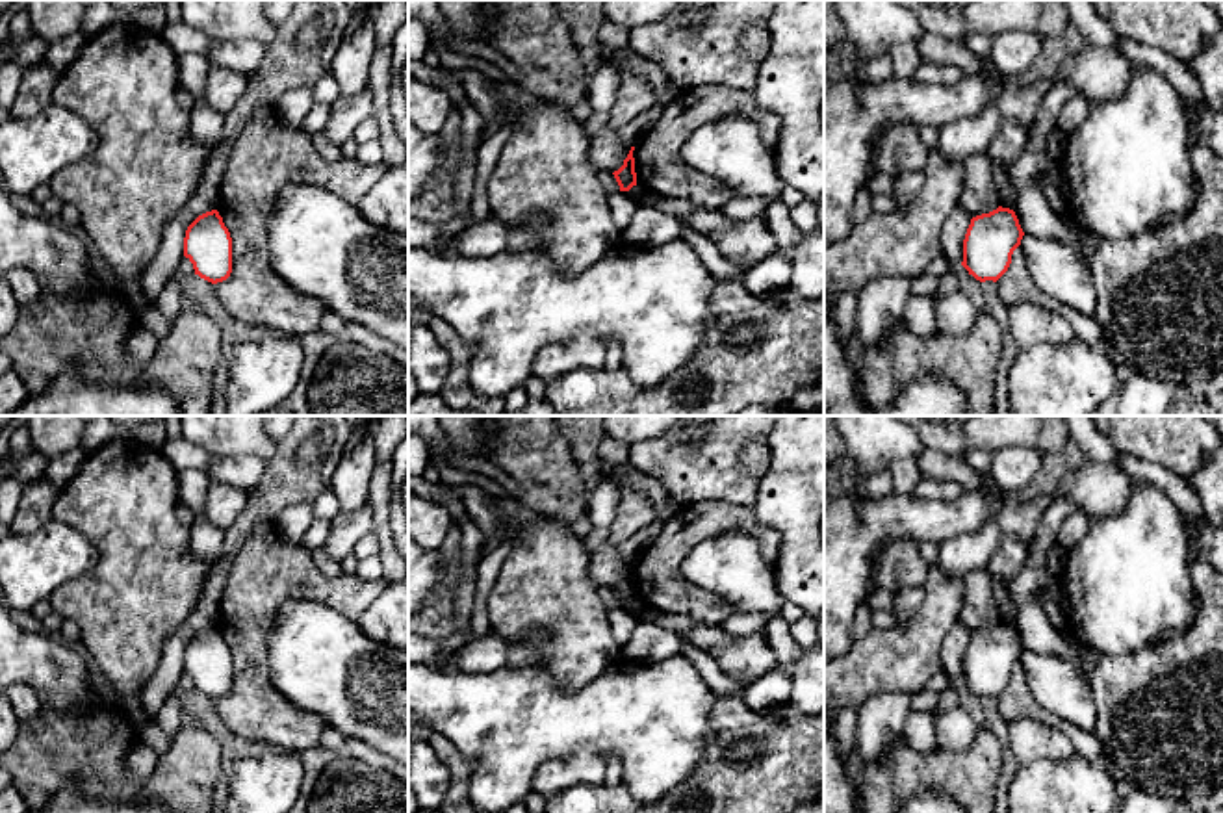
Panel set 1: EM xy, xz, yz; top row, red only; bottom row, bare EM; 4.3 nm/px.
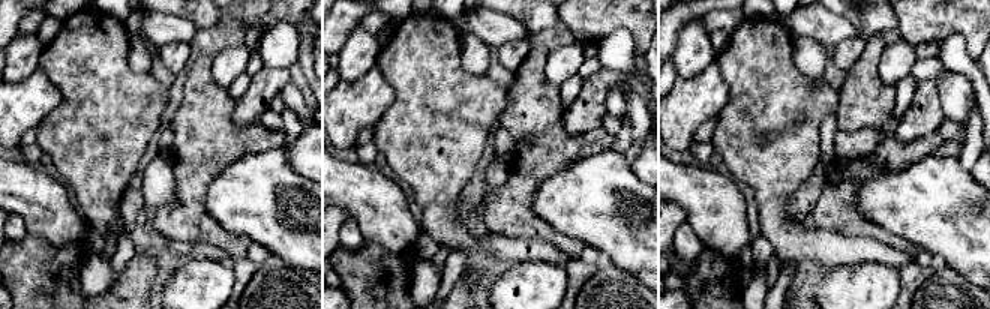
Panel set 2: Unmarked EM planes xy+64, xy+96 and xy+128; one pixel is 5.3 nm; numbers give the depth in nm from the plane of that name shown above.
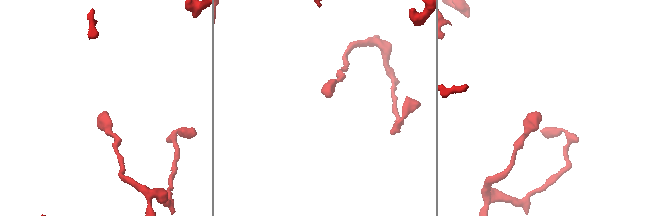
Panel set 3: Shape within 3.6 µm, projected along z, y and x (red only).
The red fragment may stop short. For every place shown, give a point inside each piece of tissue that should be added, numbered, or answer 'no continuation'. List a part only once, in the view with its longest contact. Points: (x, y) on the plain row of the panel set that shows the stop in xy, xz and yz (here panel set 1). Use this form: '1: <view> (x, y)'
no continuation

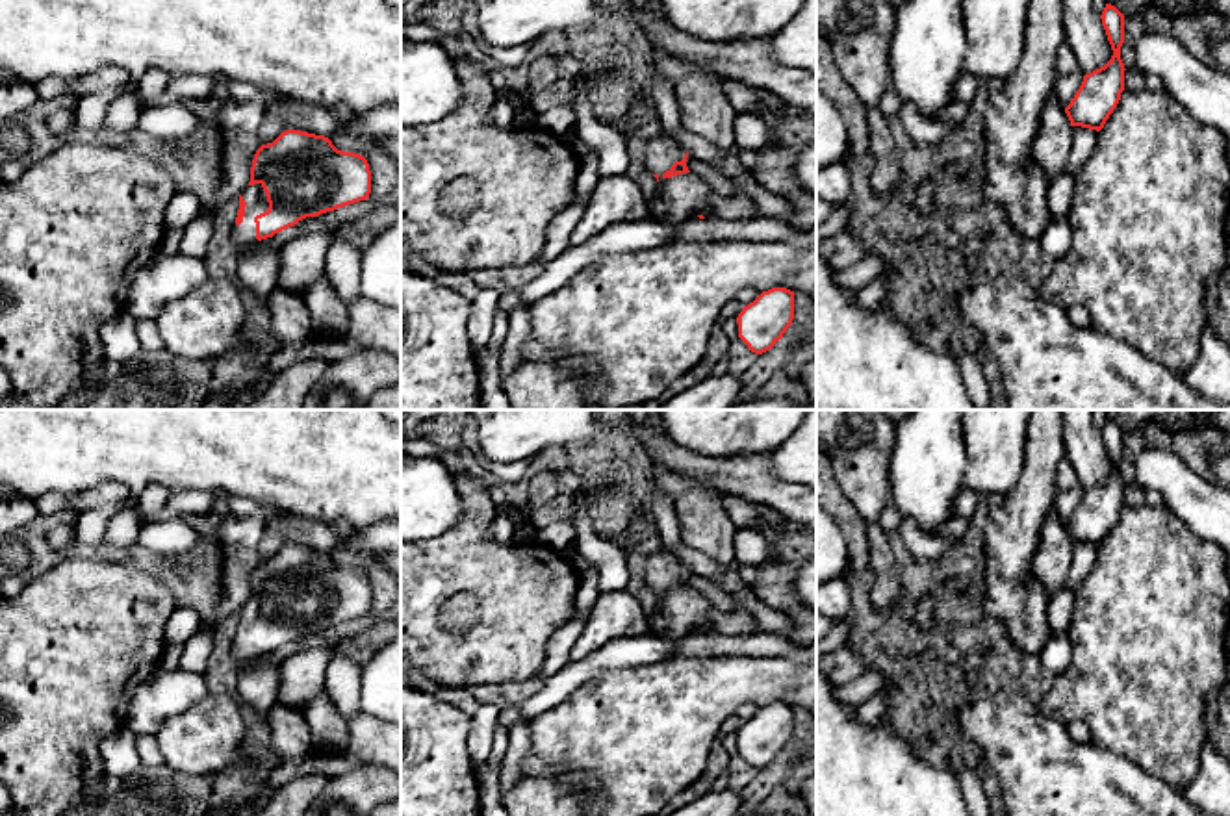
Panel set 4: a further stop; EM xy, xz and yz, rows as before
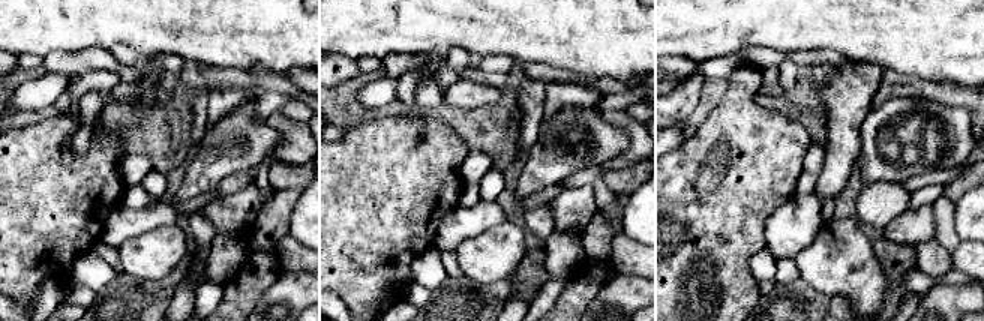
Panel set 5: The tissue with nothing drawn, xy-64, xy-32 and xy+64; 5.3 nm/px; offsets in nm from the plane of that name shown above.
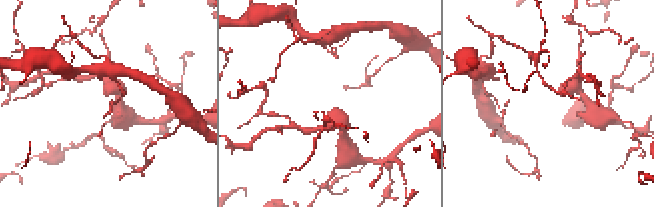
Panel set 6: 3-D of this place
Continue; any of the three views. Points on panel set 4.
1: xy (243, 651)

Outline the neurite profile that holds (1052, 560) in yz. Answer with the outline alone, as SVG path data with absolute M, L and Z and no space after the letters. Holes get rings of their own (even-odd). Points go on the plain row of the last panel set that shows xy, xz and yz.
M1054 508L1048 510L1039 529L1039 547L1031 558L1031 569L1044 584L1048 593L1059 592L1069 577L1072 564L1072 542Z

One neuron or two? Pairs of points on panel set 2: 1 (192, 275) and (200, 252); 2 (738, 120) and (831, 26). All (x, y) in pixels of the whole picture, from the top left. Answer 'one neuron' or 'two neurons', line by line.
1: two neurons
2: two neurons

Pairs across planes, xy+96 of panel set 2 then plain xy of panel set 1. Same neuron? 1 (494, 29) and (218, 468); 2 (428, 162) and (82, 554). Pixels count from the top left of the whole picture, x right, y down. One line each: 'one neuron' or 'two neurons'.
1: one neuron
2: two neurons

